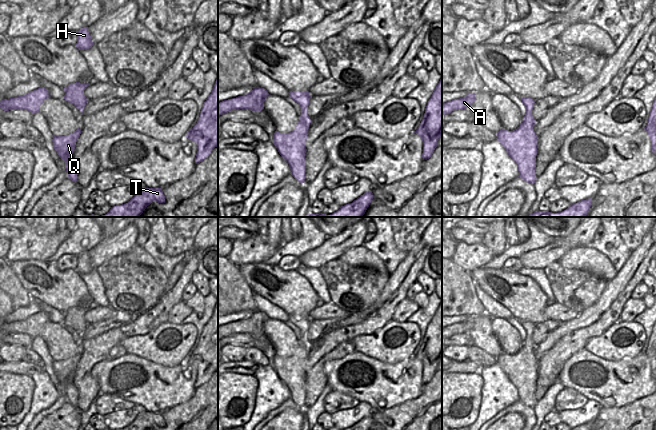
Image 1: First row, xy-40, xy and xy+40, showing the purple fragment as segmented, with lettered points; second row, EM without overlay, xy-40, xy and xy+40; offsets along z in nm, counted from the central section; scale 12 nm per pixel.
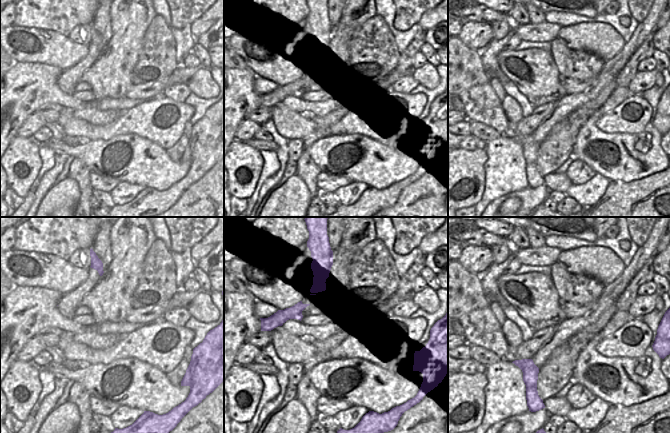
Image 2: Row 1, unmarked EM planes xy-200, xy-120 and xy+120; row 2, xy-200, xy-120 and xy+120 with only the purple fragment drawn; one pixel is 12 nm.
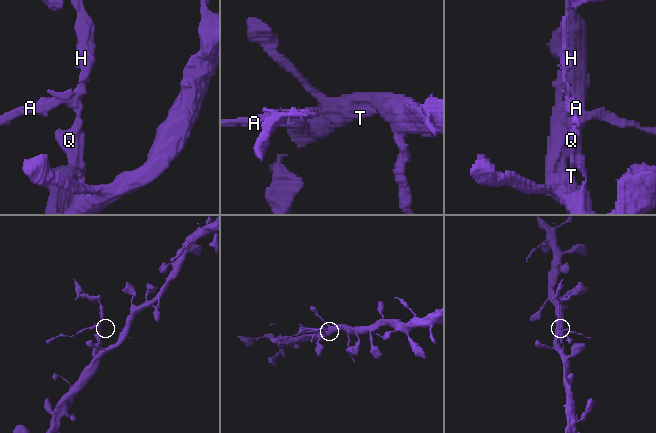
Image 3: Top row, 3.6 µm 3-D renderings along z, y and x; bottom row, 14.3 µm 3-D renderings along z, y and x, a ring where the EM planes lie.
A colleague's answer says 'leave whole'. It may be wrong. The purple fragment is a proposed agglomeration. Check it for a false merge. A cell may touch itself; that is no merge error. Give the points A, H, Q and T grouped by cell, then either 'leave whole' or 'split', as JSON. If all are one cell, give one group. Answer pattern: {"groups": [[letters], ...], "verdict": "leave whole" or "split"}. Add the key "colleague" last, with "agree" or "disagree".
{"groups": [["A", "H"], ["Q", "T"]], "verdict": "split", "colleague": "disagree"}

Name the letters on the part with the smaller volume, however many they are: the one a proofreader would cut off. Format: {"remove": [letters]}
{"remove": ["A", "H"]}

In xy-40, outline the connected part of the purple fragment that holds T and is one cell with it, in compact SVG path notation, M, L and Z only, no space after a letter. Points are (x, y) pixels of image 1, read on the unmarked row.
M143 411L128 427L120 430L148 430L152 426L165 427L165 420L161 412Z

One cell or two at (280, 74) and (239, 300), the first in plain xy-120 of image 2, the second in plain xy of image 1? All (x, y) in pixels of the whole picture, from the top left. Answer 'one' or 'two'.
two

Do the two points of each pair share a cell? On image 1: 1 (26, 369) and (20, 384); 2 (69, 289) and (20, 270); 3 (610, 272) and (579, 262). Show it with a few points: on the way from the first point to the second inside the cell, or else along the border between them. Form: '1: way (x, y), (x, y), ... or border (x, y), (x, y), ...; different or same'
1: border (10, 372), (25, 374), (30, 377); different
2: way (56, 289), (46, 290), (28, 282); same
3: way (602, 267), (595, 262), (587, 262); same

